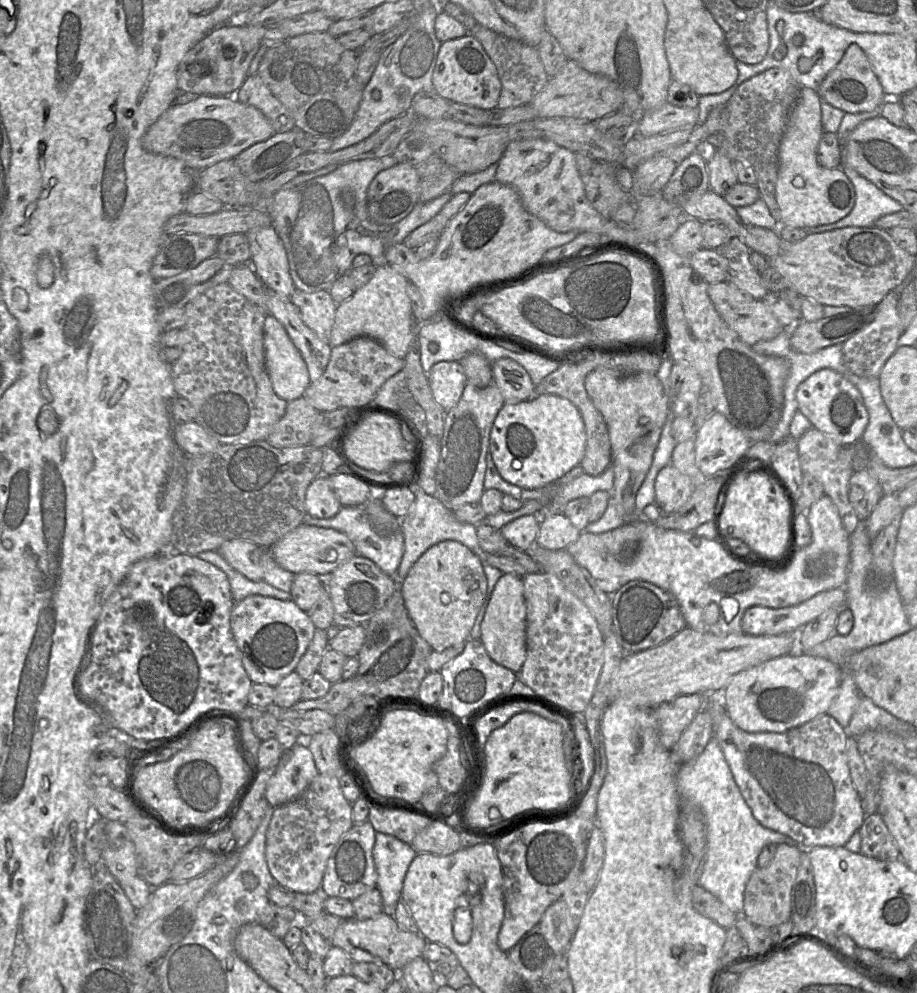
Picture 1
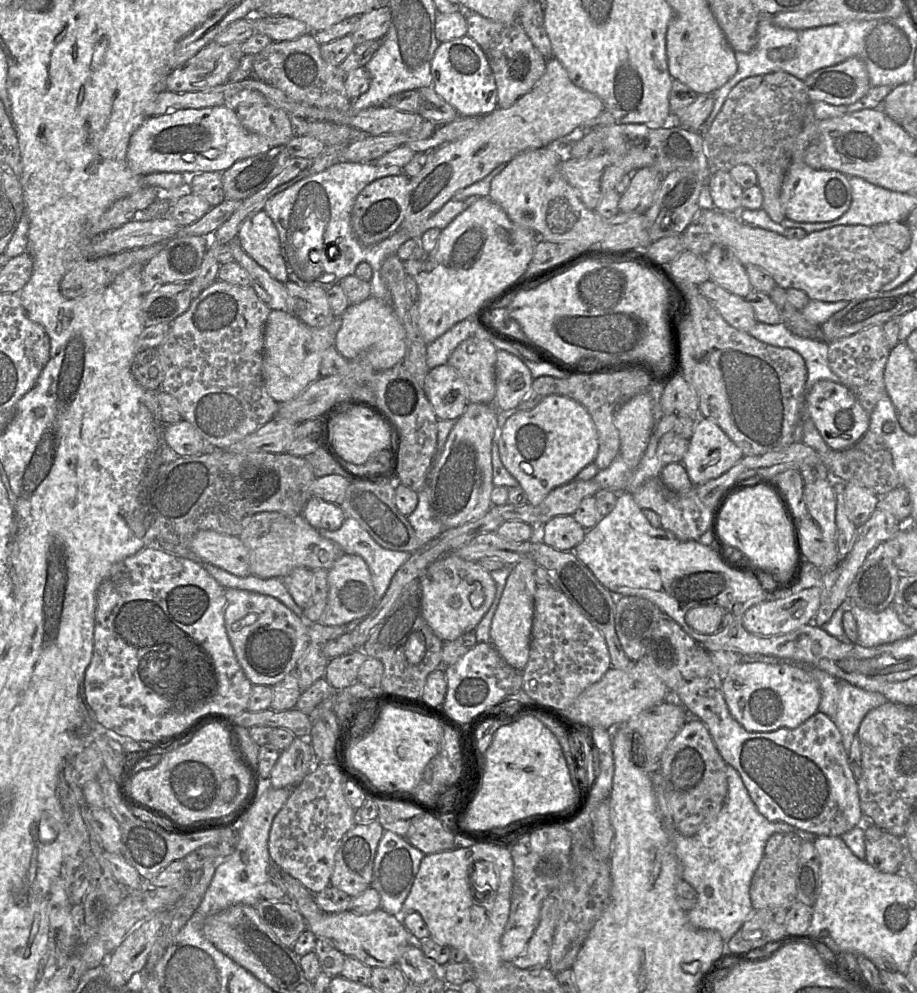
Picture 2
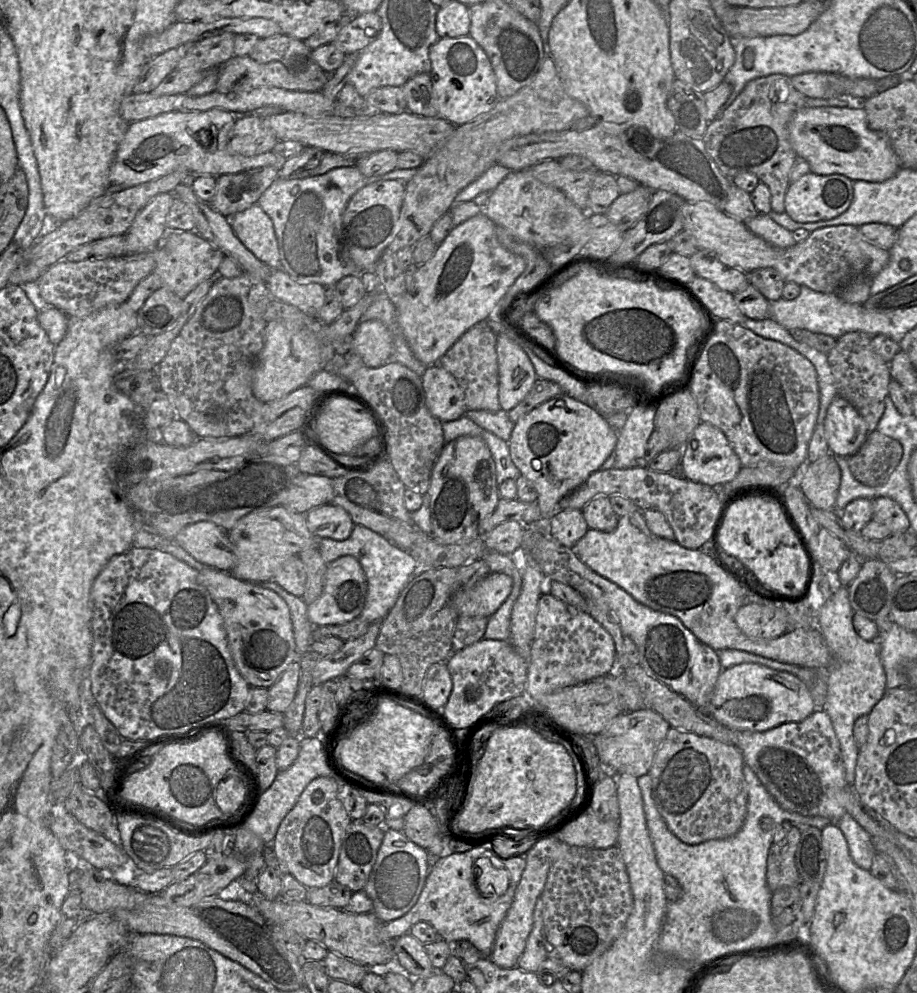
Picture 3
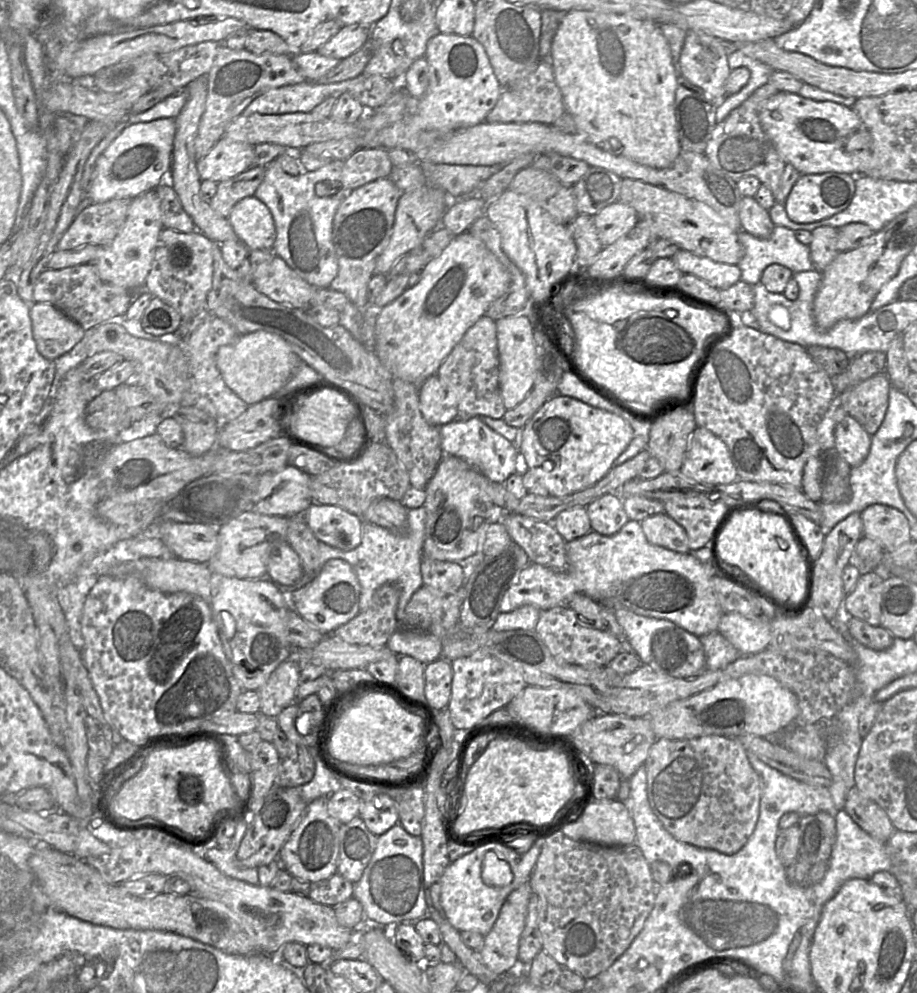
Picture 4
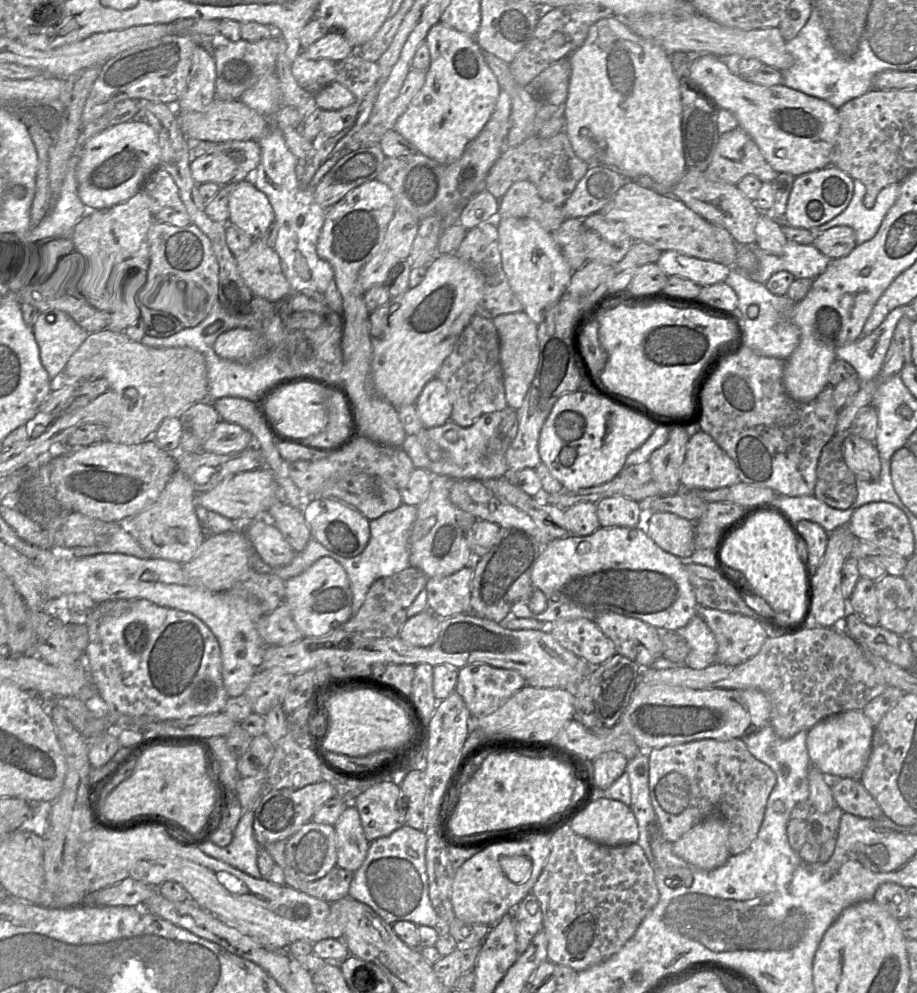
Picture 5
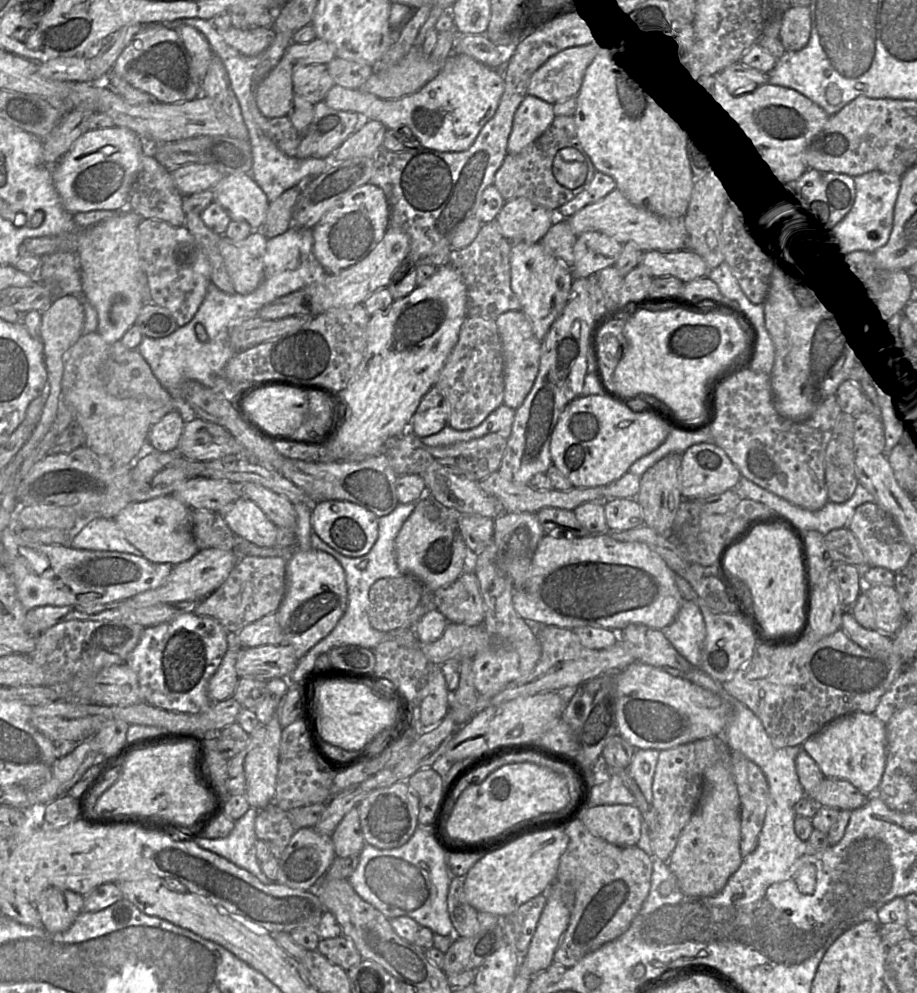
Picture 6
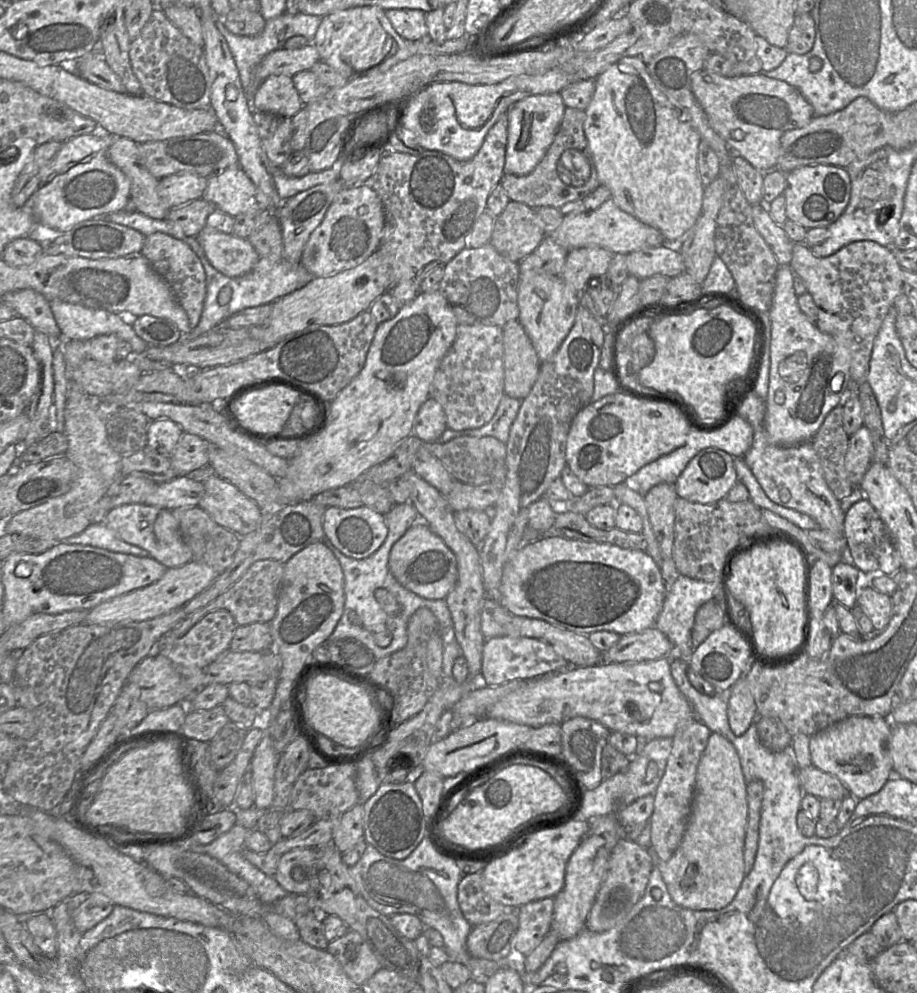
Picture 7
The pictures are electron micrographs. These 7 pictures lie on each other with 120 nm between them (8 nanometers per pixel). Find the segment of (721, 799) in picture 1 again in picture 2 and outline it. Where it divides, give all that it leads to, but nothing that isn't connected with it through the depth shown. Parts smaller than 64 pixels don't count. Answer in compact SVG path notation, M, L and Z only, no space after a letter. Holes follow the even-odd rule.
M729 765L726 768L726 777L728 795L725 805L718 815L696 834L684 836L674 828L670 818L665 818L665 820L663 818L665 832L673 844L680 864L681 877L690 883L698 894L695 906L687 912L689 922L695 928L718 931L725 941L729 940L754 912L750 898L750 884L764 857L767 840L775 833L794 834L794 830L797 829L783 822L771 822L762 816L753 803L739 773Z

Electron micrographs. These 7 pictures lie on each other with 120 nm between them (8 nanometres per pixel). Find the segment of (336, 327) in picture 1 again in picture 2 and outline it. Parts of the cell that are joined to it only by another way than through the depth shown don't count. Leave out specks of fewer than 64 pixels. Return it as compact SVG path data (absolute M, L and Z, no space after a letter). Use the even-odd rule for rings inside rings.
M371 296L359 304L349 305L340 320L341 325L335 338L334 347L344 358L352 360L362 356L375 372L390 369L402 362L406 353L406 333L391 303Z

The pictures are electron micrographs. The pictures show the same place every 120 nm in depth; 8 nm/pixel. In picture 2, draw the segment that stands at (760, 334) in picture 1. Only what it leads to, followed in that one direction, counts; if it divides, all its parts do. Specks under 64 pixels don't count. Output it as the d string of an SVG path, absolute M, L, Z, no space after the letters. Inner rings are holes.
M712 280L699 284L698 288L730 326L749 332L757 323L752 306L743 297L725 290Z

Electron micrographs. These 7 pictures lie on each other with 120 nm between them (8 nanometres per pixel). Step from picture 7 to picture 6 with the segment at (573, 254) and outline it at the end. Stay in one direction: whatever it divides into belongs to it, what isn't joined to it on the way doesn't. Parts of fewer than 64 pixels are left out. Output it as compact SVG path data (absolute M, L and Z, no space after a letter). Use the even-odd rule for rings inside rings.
M585 232L578 236L574 245L574 266L571 272L575 278L588 278L597 272L614 266L622 252L623 244L600 232Z

